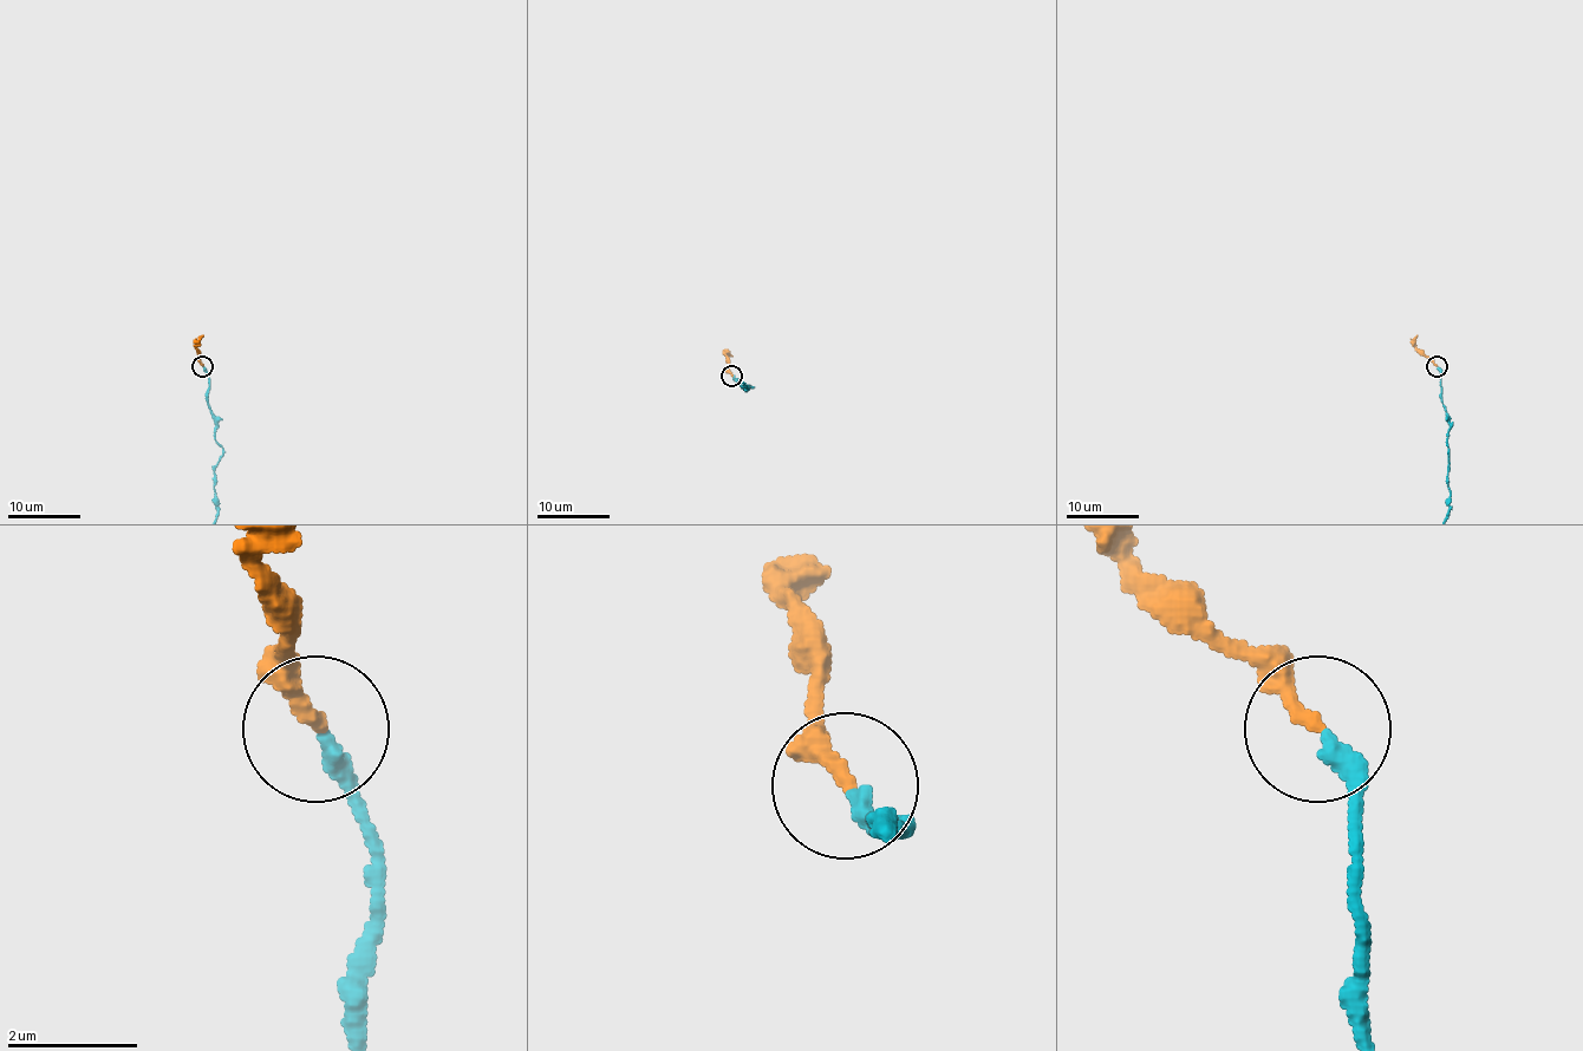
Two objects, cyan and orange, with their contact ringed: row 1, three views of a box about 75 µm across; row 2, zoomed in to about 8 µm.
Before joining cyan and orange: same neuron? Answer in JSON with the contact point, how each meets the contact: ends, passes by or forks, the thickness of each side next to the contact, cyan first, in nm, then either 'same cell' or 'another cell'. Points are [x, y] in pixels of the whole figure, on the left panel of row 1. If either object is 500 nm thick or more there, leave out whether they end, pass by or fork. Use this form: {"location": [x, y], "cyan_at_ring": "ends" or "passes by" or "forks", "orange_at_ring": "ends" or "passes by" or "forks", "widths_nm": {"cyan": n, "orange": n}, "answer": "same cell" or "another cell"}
{"location": [202, 366], "cyan_at_ring": "ends", "orange_at_ring": "ends", "widths_nm": {"cyan": 280, "orange": 240}, "answer": "same cell"}

